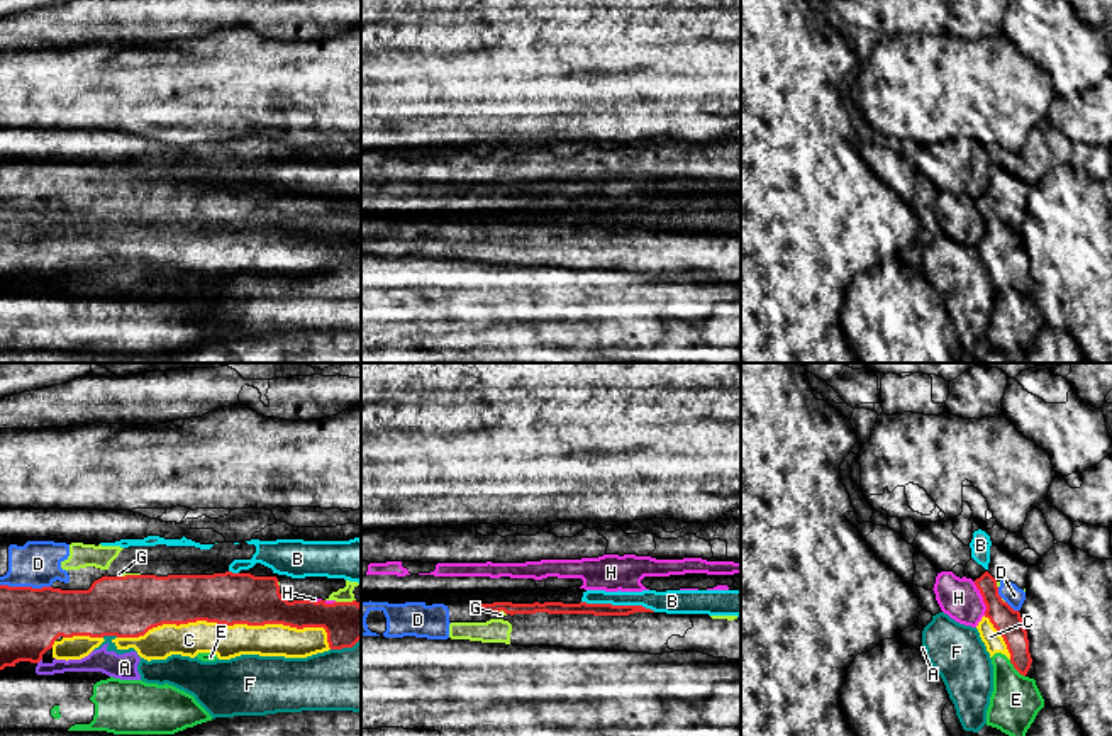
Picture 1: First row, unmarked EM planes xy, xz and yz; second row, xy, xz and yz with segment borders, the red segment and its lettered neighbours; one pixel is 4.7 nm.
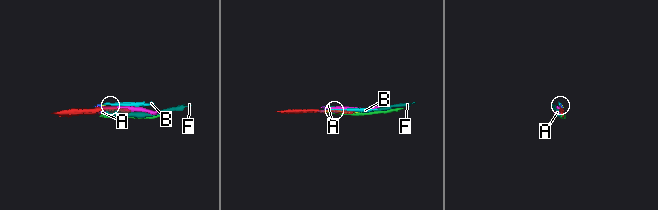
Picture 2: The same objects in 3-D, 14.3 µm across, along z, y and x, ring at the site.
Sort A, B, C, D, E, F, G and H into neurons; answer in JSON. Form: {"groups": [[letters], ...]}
{"groups": [["A", "F"], ["B"], ["C"], ["D", "G"], ["E"], ["H"]]}

